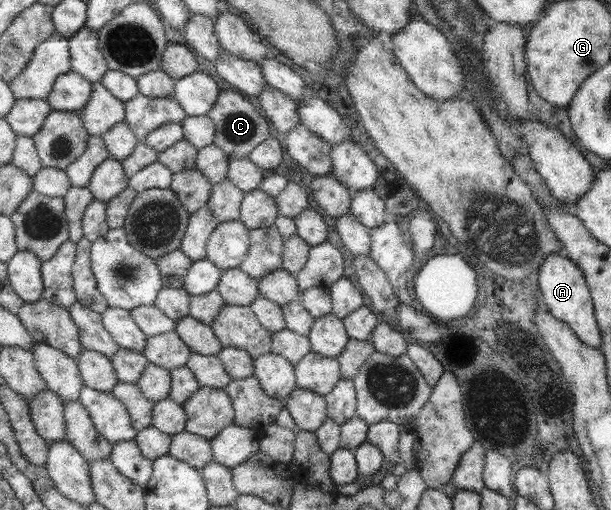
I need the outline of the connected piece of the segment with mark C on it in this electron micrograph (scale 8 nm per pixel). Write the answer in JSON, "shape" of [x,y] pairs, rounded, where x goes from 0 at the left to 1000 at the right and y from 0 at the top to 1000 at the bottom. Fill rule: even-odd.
{"shape":[[[363,176],[355,206],[340,227],[355,245],[352,282],[370,298],[376,314],[406,310],[422,284],[442,269],[442,249],[439,249],[435,229],[393,178]]]}

